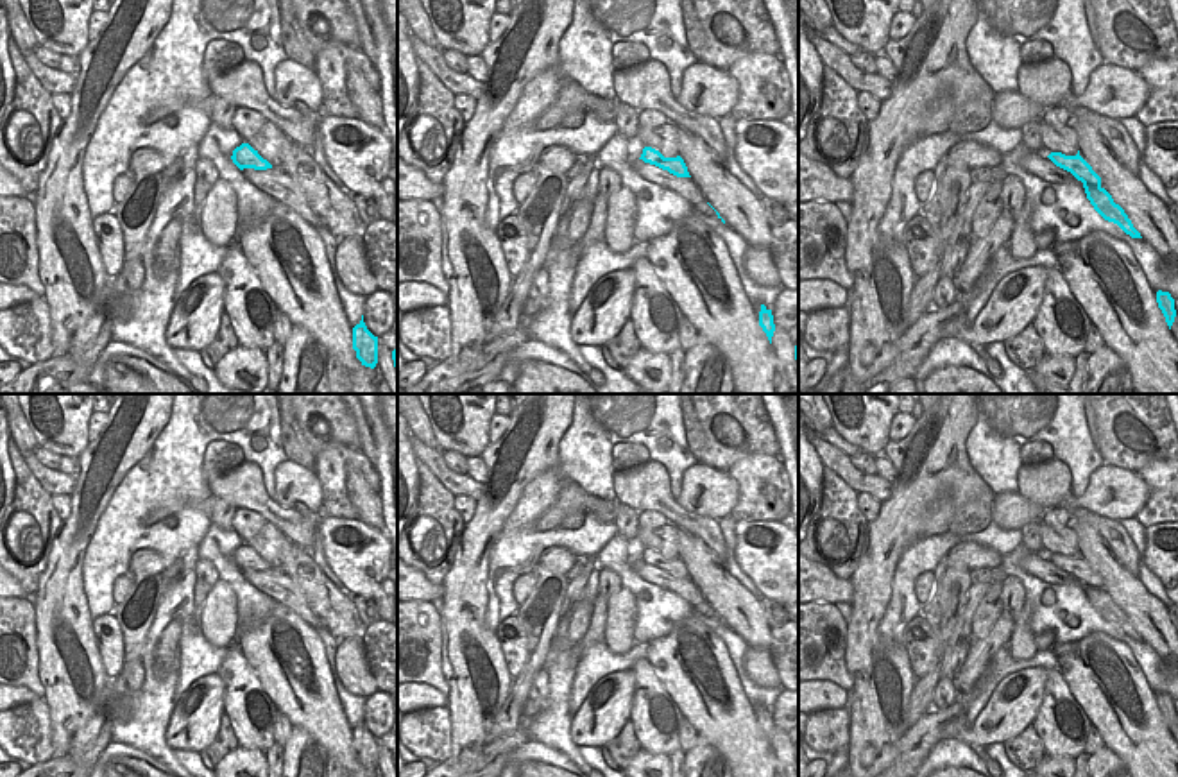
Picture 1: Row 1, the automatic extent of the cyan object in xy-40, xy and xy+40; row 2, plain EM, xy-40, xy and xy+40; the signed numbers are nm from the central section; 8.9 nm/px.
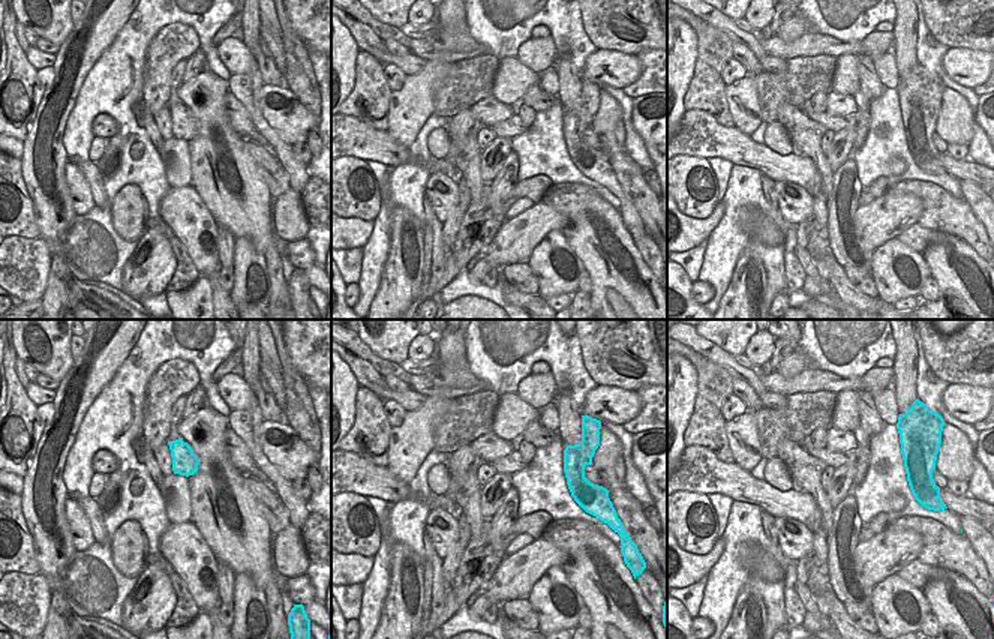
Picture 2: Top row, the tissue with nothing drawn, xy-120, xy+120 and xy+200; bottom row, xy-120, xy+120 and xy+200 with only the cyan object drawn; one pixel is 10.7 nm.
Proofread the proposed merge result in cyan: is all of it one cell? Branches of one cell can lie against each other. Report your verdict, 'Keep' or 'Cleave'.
Cleave.

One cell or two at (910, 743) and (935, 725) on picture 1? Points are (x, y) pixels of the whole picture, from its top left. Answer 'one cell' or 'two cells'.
one cell

